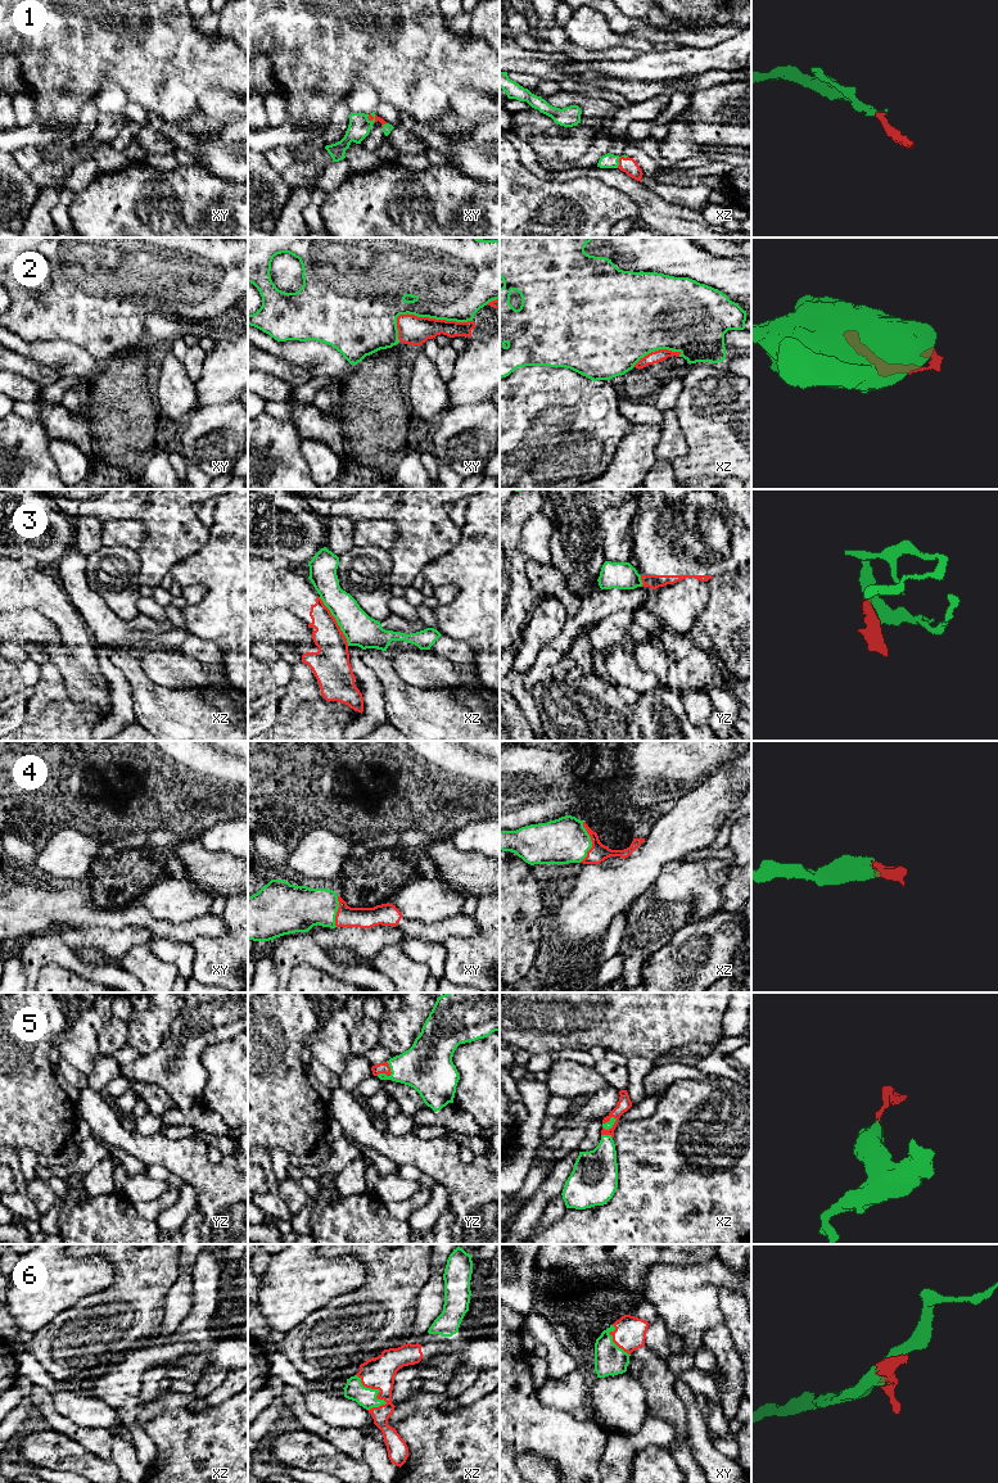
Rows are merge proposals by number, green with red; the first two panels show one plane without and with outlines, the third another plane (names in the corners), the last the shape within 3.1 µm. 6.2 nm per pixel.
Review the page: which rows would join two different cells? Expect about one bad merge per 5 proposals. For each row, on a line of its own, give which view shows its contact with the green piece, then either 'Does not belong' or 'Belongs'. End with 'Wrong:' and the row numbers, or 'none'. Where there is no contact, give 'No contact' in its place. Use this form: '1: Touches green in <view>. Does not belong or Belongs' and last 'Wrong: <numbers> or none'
1: Touches green in xz. Belongs
2: Touches green in xy. Does not belong
3: Touches green in xz. Does not belong
4: Touches green in xz. Belongs
5: Touches green in yz. Belongs
6: Touches green in xz. Belongs
Wrong: 2, 3

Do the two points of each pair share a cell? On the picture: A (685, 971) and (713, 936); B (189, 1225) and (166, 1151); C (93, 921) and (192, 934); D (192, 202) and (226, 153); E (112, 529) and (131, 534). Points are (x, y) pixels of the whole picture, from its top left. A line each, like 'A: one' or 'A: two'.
A: one
B: two
C: one
D: two
E: one

